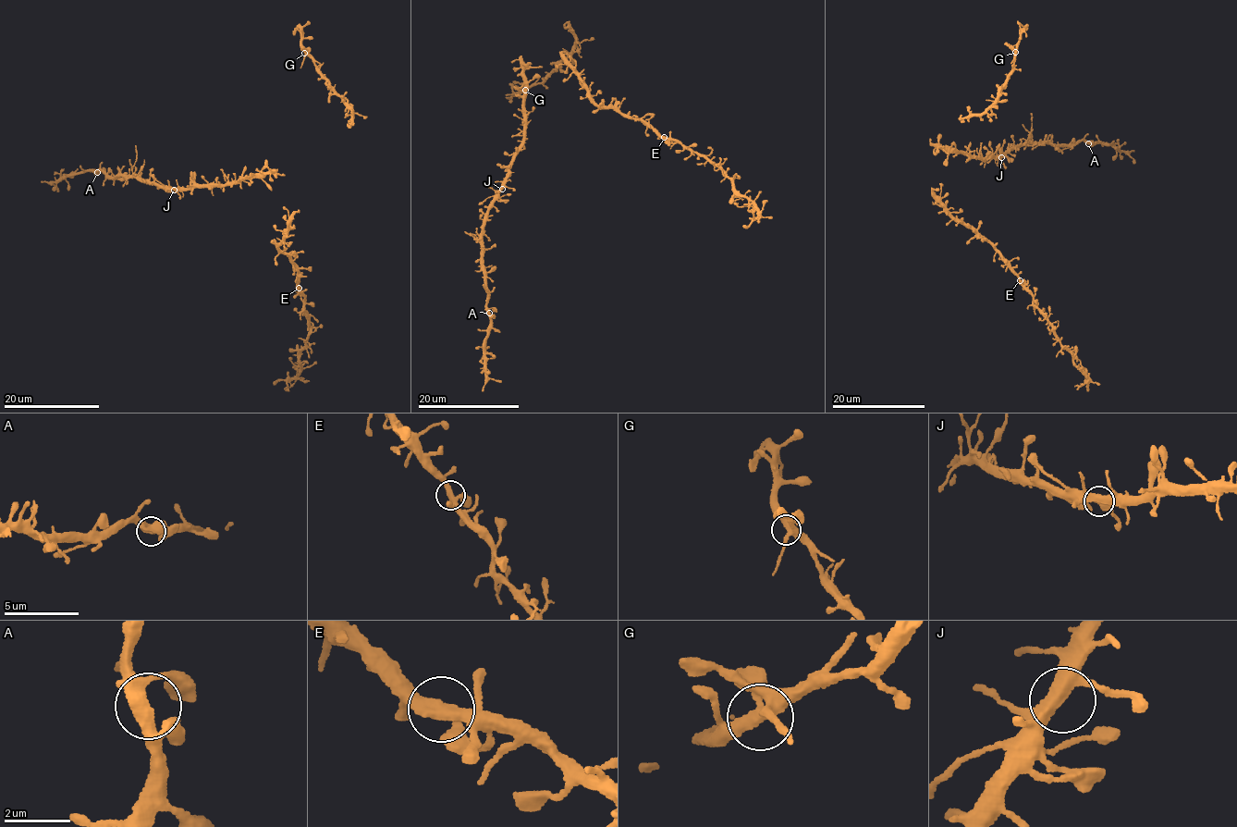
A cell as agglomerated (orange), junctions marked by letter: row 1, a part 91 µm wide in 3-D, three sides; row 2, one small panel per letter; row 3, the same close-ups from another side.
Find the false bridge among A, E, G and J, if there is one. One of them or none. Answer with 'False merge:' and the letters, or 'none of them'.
False merge: none of them

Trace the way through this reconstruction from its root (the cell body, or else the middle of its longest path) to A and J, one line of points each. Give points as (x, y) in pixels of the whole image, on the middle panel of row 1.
A: (533, 77), (527, 83), (522, 144), (513, 157), (483, 226), (482, 265), (486, 308), (489, 313)
J: (533, 77), (527, 83), (522, 144), (513, 157), (502, 189)

